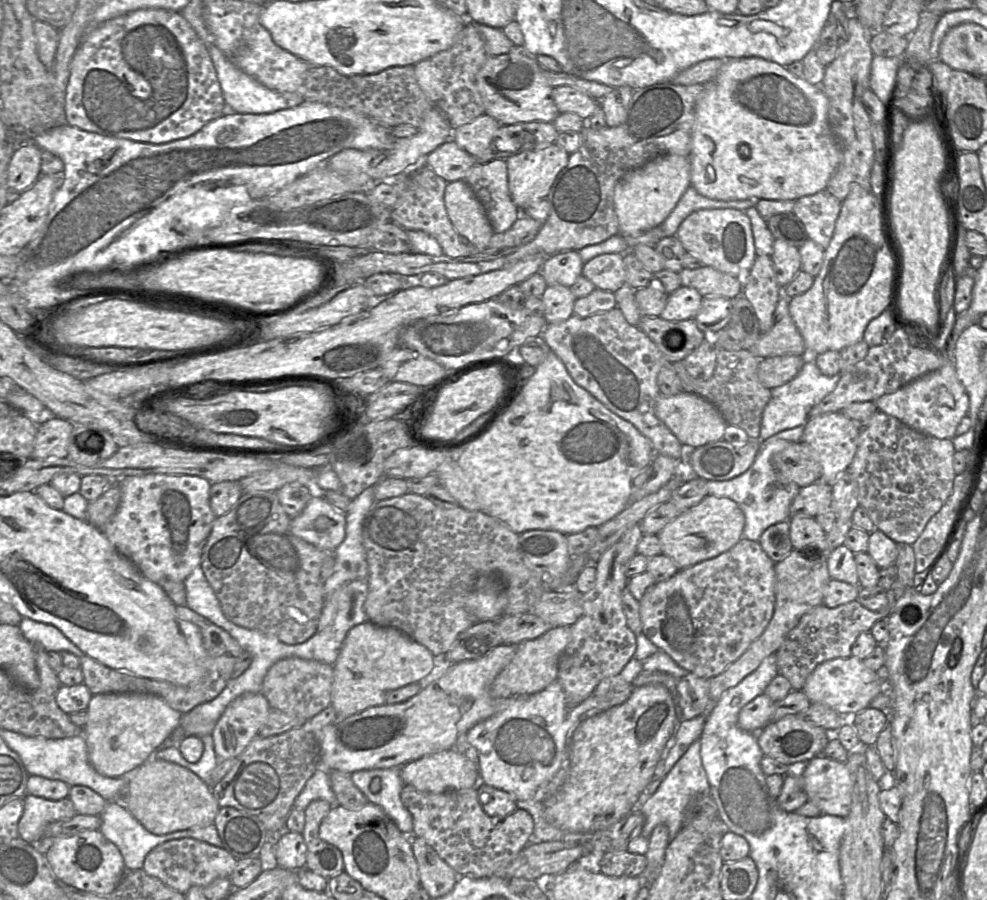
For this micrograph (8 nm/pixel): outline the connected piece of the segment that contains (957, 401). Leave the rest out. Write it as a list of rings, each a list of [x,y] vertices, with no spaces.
[[[945,357],[944,364],[938,370],[928,373],[890,394],[879,397],[874,403],[879,411],[897,418],[915,431],[938,439],[953,439],[958,424],[967,415],[969,409],[969,397],[957,377],[954,363],[946,361]]]

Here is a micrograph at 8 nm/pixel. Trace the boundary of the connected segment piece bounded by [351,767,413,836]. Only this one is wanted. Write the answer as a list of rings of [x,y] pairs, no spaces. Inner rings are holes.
[[[400,768],[360,770],[353,772],[351,779],[368,802],[381,807],[402,833],[413,836],[412,815],[400,799],[405,786]]]

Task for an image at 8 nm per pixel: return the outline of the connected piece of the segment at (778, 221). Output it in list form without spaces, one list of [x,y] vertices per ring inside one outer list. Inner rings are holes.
[[[793,212],[776,214],[765,220],[776,240],[800,248],[809,239],[803,223]]]

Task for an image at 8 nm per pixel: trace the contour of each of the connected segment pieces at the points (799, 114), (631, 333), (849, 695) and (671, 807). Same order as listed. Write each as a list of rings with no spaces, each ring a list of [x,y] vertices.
[[[758,57],[725,60],[717,75],[705,82],[705,89],[698,95],[695,106],[695,121],[691,133],[690,186],[714,200],[793,200],[826,190],[828,182],[842,161],[840,144],[828,122],[828,99],[820,86],[814,86],[803,78],[792,75],[786,67]]]
[[[618,307],[588,317],[573,314],[565,321],[547,324],[541,336],[564,364],[573,381],[612,413],[634,425],[651,442],[656,454],[686,460],[687,449],[656,415],[656,402],[661,395],[657,378],[667,362],[649,337],[637,326],[632,326],[626,321]]]
[[[850,656],[834,658],[817,665],[808,676],[802,692],[811,703],[820,703],[835,710],[843,717],[850,719],[853,715],[869,707],[870,702],[886,687],[883,672],[873,671],[865,666],[862,660]]]
[[[696,740],[675,763],[655,793],[641,806],[644,825],[640,836],[649,838],[657,825],[664,824],[668,828],[668,839],[671,842],[685,824],[686,810],[690,802],[695,797],[706,794],[709,794],[709,782],[701,763],[700,740]]]

